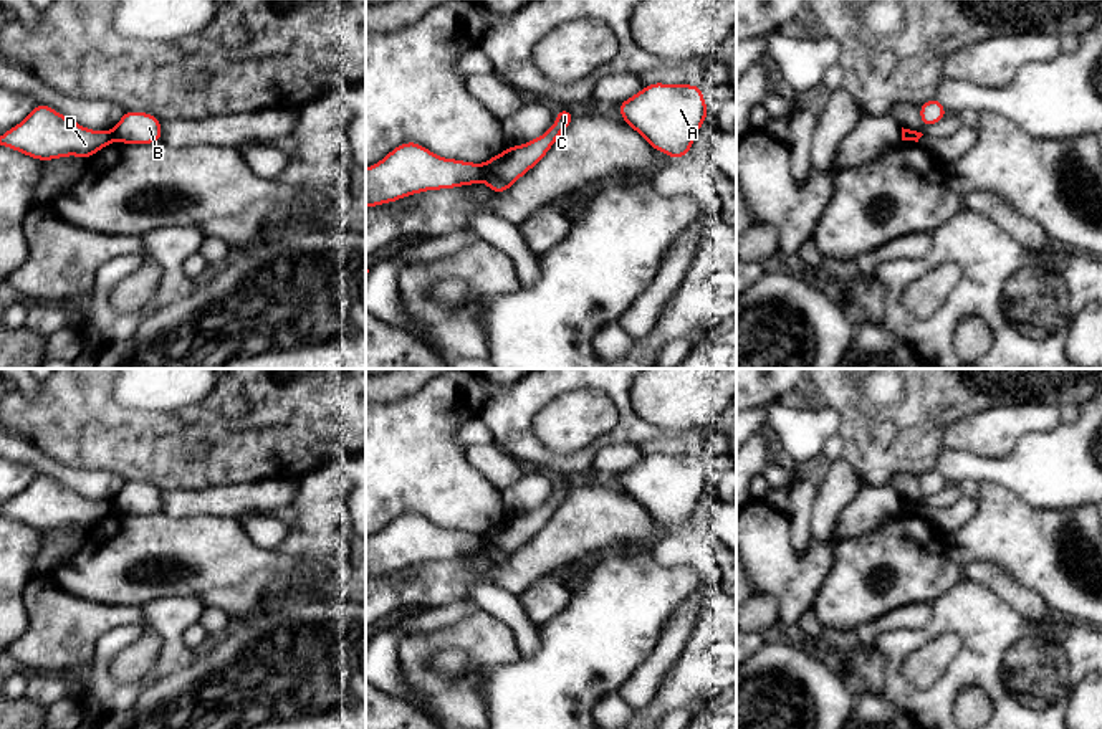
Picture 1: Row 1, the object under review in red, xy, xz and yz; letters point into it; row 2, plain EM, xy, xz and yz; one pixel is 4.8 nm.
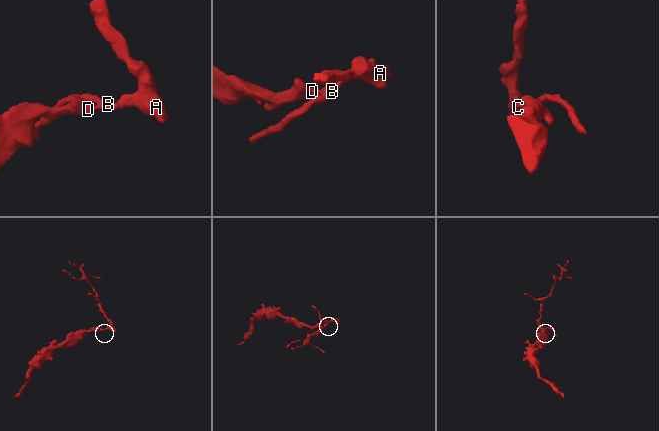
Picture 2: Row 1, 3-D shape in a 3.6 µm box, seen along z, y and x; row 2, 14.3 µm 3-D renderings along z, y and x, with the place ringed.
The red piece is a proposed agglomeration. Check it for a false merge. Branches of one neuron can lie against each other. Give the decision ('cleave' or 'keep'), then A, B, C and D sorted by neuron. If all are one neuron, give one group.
cleave; groups A B C / D

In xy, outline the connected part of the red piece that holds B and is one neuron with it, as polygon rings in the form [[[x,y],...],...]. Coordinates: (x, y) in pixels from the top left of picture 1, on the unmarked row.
[[[126,481],[111,501],[116,512],[152,514],[162,509],[161,489],[147,483]]]

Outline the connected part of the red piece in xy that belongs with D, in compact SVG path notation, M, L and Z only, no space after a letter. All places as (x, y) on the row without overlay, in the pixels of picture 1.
M43 474L0 506L0 516L41 532L68 526L89 529L113 511L111 501L86 499Z

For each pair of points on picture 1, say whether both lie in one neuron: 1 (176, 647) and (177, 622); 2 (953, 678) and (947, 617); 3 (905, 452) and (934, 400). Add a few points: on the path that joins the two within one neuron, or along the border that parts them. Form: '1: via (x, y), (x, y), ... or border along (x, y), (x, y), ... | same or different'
1: via (176, 640), (176, 628) | same
2: via (968, 663), (968, 637), (962, 630) | same
3: via (907, 438), (924, 414) | same

